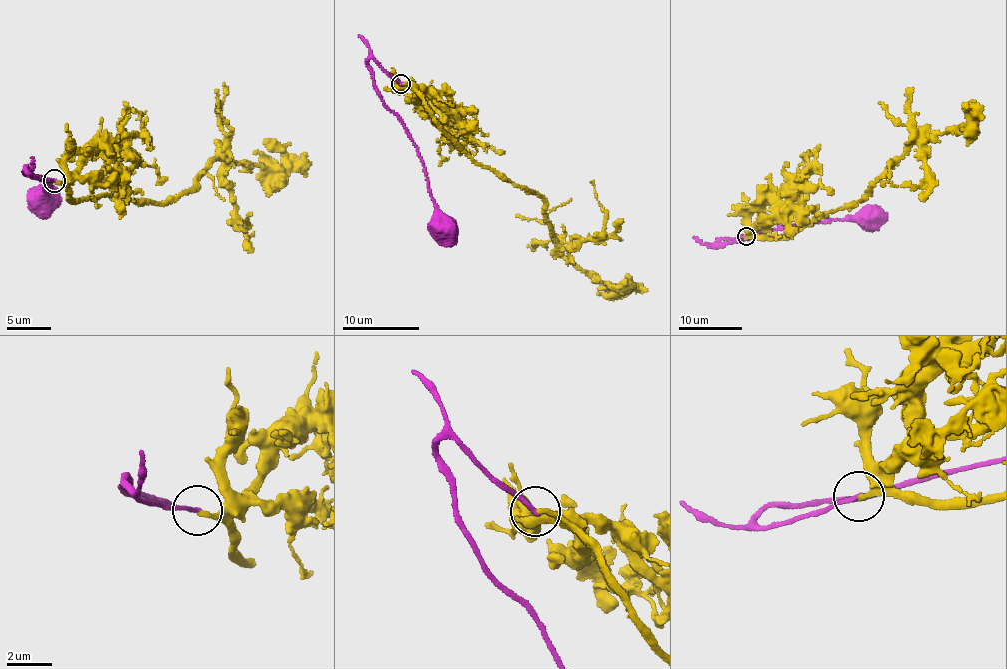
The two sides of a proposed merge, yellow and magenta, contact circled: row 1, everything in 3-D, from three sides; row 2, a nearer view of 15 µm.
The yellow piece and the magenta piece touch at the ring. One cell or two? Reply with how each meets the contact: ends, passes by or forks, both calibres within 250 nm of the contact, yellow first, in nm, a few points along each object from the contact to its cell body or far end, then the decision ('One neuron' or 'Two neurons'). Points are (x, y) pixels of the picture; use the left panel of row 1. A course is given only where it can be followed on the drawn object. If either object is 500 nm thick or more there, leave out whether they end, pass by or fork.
At the ring yellow ends. At the ring magenta ends. Thickness 200 nm (yellow) against 200 nm. Course of yellow: (53, 181), (63, 183), (75, 202), (110, 195), (171, 203), (217, 158), (275, 169), (284, 156), (264, 139). Course of magenta: (53, 181), (33, 177), (26, 167), (22, 171), (48, 180), (49, 186), (44, 190), (46, 200). Two neurons

